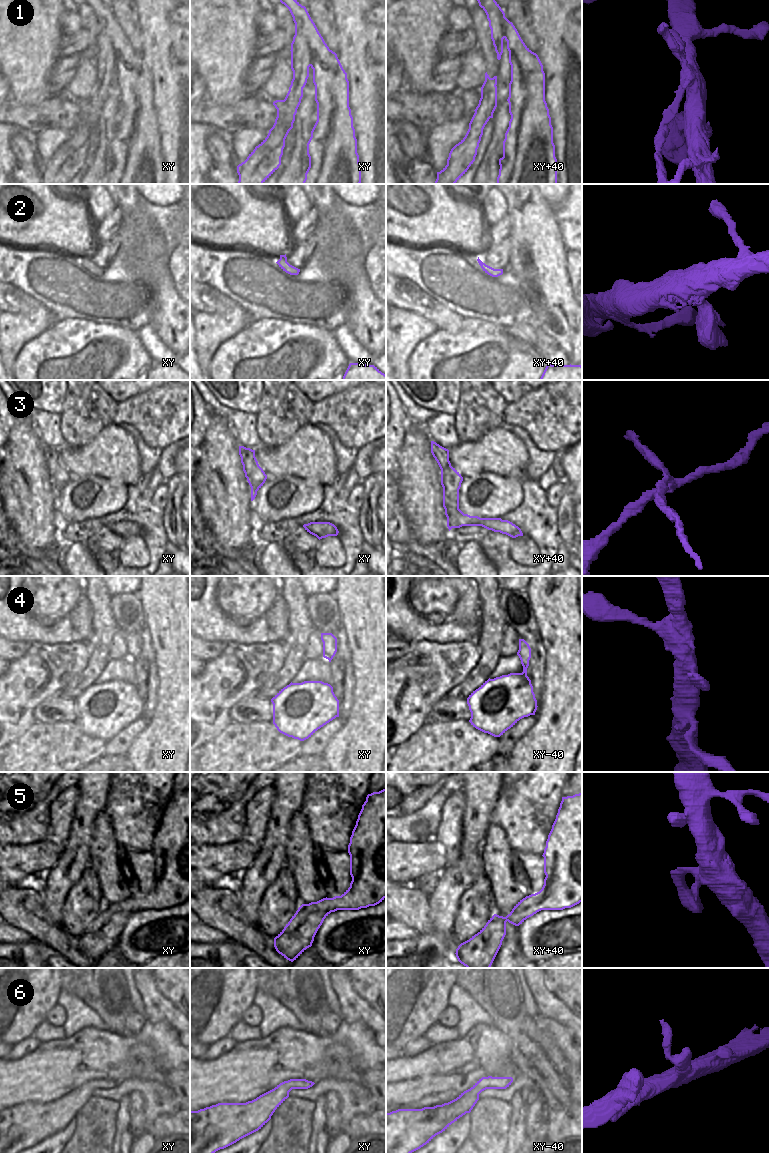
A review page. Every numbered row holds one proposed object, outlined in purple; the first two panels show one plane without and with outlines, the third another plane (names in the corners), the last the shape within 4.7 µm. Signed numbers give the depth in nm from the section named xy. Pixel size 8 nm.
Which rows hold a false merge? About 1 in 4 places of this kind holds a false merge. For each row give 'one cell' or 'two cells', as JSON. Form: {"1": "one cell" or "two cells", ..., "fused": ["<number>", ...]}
{"1": "two cells", "2": "one cell", "3": "two cells", "4": "one cell", "5": "one cell", "6": "one cell", "fused": ["1", "3"]}

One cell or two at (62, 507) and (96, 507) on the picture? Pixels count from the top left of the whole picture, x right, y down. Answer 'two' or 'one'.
one

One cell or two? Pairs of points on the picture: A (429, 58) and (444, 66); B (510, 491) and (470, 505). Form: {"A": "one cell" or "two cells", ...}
{"A": "two cells", "B": "one cell"}

